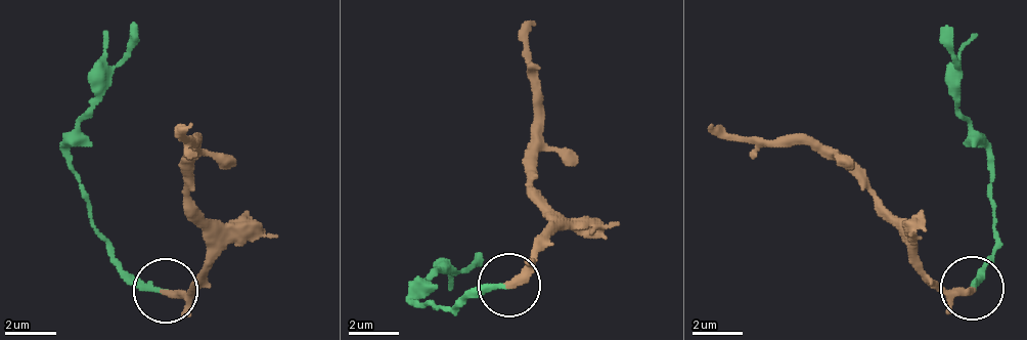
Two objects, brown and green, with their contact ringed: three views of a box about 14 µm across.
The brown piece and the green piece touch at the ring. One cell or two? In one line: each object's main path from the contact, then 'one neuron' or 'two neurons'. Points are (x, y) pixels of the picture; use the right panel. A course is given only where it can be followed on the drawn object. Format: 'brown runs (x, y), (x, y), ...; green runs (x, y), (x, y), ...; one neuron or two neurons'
brown runs (973, 286), (948, 293), (923, 267), (917, 243), (836, 161), (804, 141), (722, 135), (710, 123); green runs (973, 286), (973, 280), (998, 243), (992, 167), (986, 135), (961, 111), (961, 85), (948, 48), (948, 23); two neurons

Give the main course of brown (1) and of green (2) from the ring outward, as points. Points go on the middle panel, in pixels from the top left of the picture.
1: (507, 286), (551, 236), (532, 149), (526, 35), (532, 23)
2: (507, 286), (482, 286), (451, 311), (419, 305), (419, 299), (439, 273), (476, 261)

